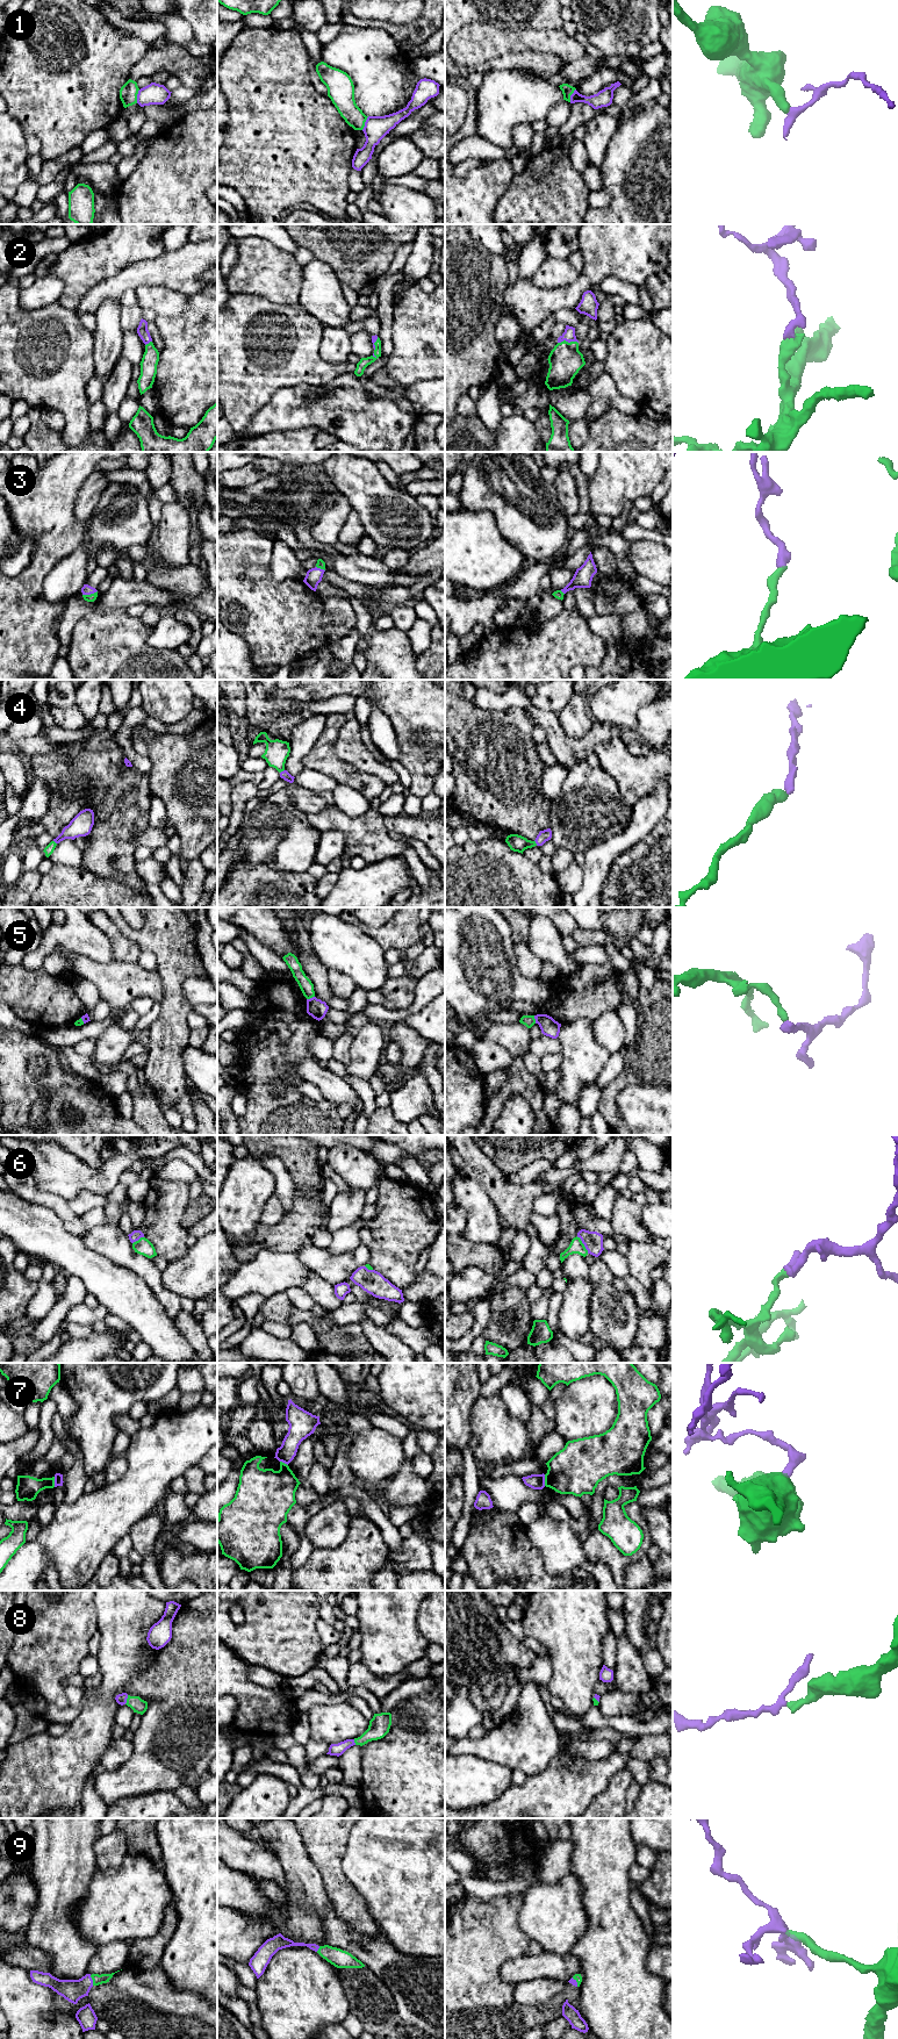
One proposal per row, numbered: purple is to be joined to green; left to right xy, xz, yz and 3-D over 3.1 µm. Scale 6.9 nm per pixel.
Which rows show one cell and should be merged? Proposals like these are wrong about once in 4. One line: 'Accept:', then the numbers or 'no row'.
Accept: 2, 3, 4, 6, 8, 9

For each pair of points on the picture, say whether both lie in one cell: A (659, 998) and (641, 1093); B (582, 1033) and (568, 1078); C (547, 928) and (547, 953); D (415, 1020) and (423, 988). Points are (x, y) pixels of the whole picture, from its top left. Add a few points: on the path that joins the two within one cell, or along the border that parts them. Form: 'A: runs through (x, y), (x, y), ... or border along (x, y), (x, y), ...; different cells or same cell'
A: border along (660, 1085), (629, 1084), (617, 1096); different cells
B: runs through (581, 1045), (580, 1067); same cell
C: runs through (547, 934), (547, 947); same cell
D: border along (432, 998), (403, 1020); different cells

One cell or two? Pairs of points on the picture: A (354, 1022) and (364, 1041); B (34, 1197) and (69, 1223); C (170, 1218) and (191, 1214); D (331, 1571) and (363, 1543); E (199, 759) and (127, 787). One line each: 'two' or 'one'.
A: two
B: one
C: two
D: one
E: two

